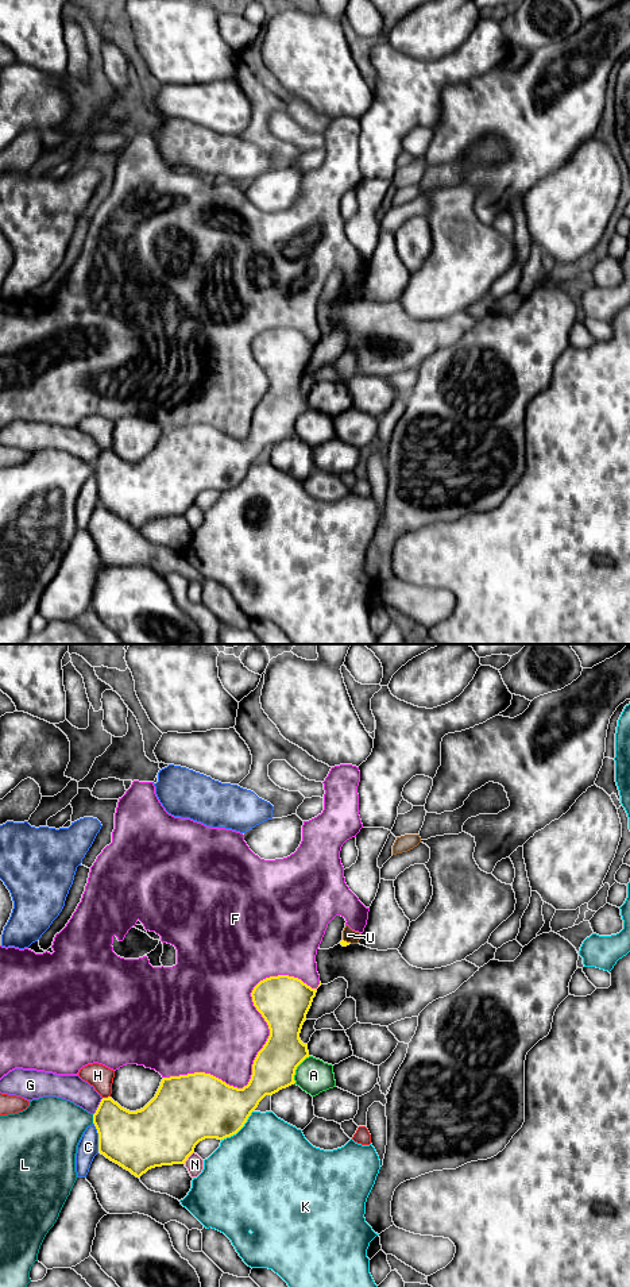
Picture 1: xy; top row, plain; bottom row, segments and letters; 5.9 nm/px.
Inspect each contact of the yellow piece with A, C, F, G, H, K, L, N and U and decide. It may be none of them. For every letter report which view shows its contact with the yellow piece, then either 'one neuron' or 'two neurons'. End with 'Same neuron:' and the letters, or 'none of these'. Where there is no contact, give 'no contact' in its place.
A: meets yellow in xy; two neurons
C: meets yellow in xy; two neurons
F: meets yellow in xy; two neurons
G: meets yellow in xy; two neurons
H: meets yellow in xy; two neurons
K: meets yellow in xy; two neurons
L: meets yellow in xy; two neurons
N: meets yellow in xy; two neurons
U: meets yellow in xy; two neurons
Same neuron: none of these

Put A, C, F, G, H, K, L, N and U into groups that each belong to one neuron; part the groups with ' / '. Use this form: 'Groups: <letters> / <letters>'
Groups: A / C / F / G / H U / K / L / N

